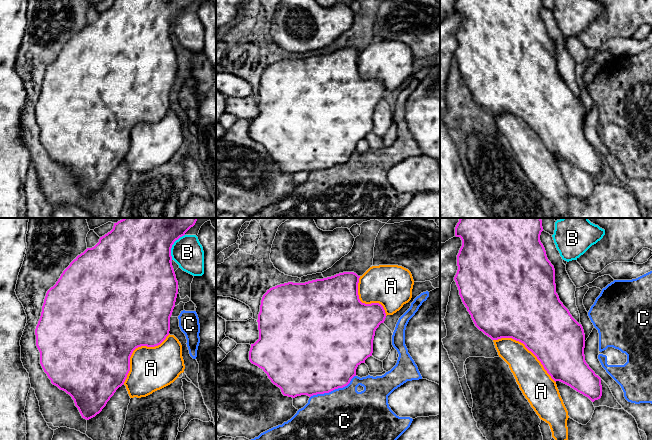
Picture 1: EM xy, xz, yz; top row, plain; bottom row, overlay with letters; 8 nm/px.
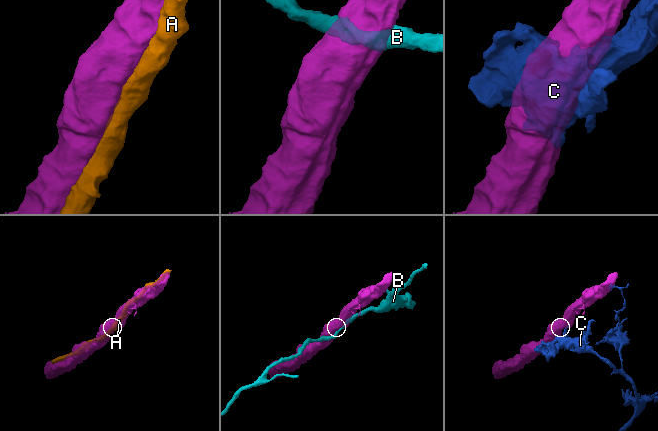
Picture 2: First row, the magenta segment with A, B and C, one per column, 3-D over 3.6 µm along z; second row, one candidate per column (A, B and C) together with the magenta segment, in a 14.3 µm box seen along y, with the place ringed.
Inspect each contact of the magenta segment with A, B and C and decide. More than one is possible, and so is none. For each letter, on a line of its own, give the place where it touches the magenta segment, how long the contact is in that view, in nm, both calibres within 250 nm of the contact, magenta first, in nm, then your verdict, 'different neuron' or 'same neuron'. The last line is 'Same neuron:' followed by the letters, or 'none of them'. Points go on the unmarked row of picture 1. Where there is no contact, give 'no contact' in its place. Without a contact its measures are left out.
A: contact xy (135, 124); length 550 nm; calibres 500 and 360 nm; same neuron
B: contact xy (171, 22); length 240 nm; calibres 480 and 240 nm; different neuron
C: contact xz (333, 165); length 400 nm; calibres 500 and 480 nm; different neuron
Same neuron: A

